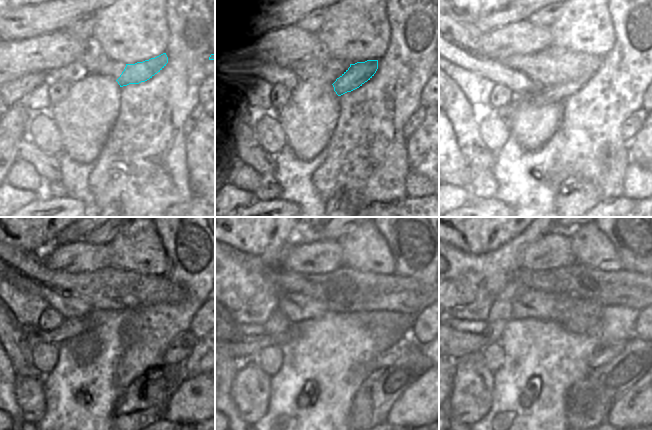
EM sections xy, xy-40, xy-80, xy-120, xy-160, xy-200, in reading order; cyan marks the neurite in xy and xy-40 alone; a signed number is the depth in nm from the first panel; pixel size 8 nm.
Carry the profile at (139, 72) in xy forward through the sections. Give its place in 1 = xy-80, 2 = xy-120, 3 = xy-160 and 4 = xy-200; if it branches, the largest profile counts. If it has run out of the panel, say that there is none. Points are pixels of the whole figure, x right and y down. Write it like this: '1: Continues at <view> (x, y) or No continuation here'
1: Continues at xy-80 (542, 94)
2: Continues at xy-120 (70, 328)
3: Continues at xy-160 (246, 348)
4: Continues at xy-200 (459, 344).

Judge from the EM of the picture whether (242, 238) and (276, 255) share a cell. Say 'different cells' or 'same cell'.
different cells

